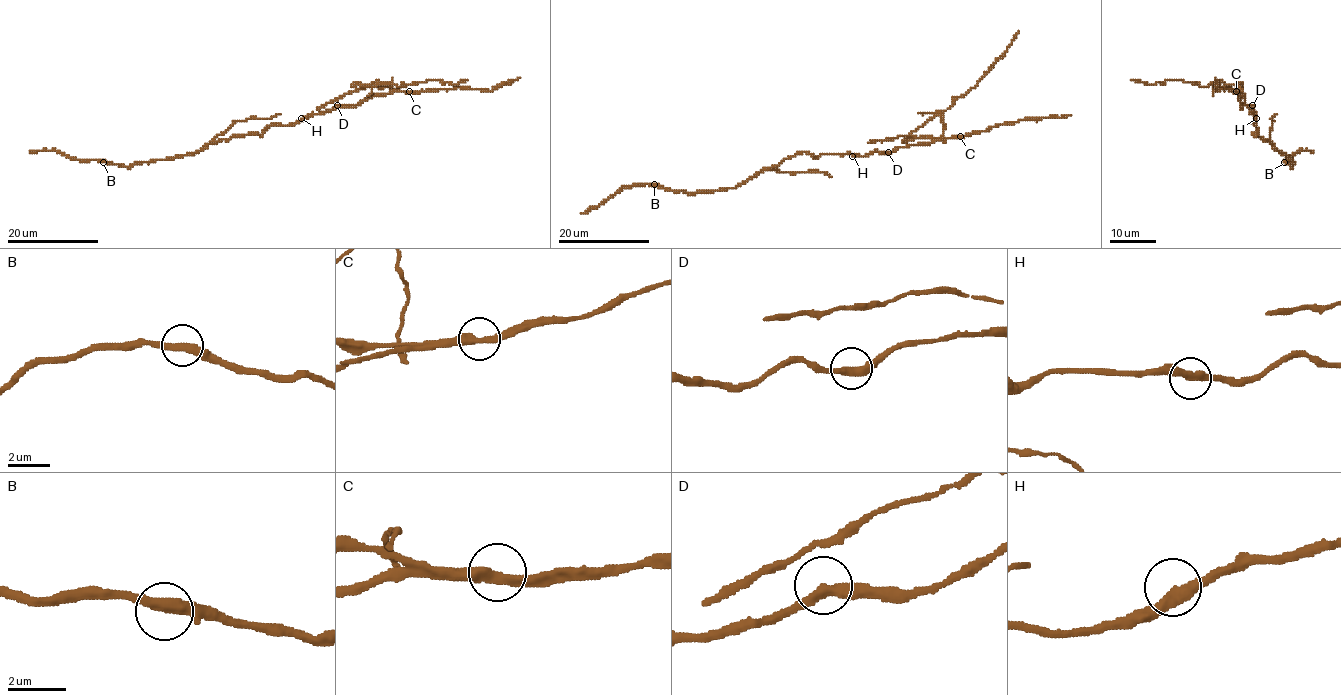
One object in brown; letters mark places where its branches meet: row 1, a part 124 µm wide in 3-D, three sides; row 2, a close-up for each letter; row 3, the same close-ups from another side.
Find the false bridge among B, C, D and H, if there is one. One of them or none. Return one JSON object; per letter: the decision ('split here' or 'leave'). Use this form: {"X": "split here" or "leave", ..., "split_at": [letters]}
{"B": "leave", "C": "split here", "D": "leave", "H": "leave", "split_at": ["C"]}

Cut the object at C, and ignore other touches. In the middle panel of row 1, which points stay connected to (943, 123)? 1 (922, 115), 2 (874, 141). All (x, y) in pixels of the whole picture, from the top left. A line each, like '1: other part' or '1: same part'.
1: same part
2: same part

